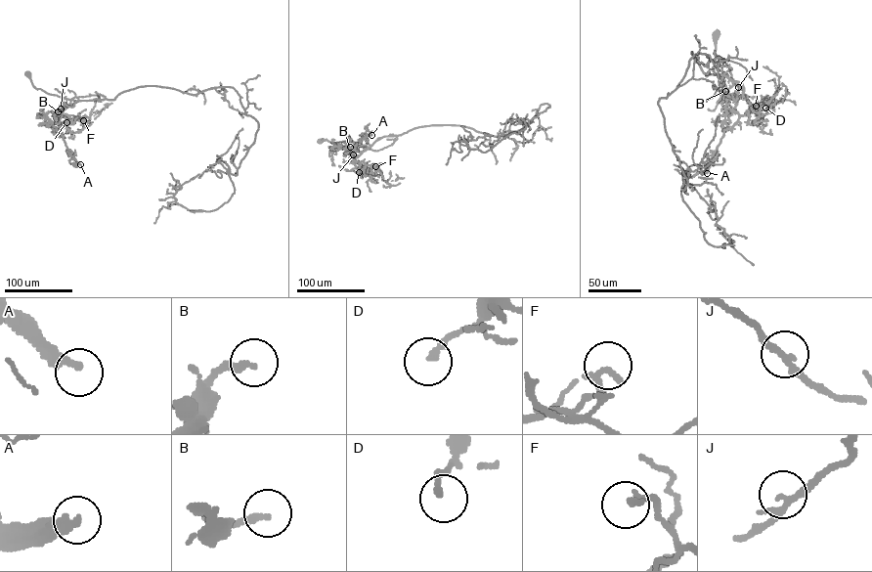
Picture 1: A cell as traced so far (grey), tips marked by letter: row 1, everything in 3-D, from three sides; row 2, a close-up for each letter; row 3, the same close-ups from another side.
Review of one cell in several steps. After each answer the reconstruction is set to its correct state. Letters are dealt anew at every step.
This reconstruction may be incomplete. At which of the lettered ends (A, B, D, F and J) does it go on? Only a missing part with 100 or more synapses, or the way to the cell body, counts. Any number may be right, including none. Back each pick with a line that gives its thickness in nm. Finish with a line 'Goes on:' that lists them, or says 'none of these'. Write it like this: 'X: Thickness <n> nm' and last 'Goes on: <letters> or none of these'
A: Thickness 320 nm
Goes on: A

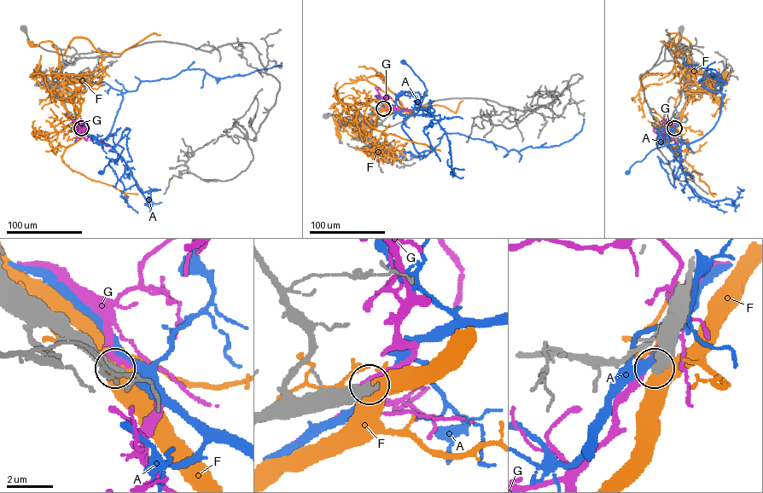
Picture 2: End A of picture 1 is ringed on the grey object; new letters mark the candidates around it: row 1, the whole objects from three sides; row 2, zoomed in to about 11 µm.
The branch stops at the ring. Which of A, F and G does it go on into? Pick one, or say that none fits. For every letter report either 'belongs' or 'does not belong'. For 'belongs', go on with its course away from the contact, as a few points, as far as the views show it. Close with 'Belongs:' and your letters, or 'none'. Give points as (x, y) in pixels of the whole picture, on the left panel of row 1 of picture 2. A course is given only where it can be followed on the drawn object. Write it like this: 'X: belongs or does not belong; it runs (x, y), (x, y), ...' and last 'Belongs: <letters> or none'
A: does not belong
F: does not belong
G: does not belong
Belongs: none

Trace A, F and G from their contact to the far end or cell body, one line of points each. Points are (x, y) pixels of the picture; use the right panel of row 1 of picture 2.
A: (674, 128), (672, 133), (681, 142), (680, 147), (673, 144), (655, 147), (642, 161), (635, 162), (627, 172)
F: (674, 127), (698, 85), (686, 55), (661, 41), (669, 46), (671, 43)
G: (674, 128), (671, 135), (676, 146)

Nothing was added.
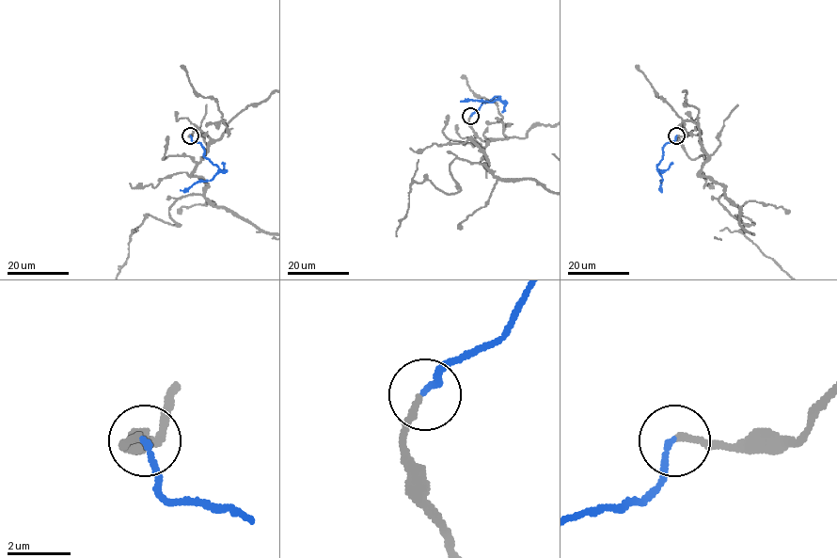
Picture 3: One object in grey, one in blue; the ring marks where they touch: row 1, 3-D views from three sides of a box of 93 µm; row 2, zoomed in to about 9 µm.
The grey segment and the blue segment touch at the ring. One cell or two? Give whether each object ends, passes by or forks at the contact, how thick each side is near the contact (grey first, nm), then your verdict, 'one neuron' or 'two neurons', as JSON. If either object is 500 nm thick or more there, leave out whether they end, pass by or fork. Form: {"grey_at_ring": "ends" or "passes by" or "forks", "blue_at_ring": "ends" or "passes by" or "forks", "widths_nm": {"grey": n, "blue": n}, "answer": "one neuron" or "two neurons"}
{"grey_at_ring": "ends", "blue_at_ring": "ends", "widths_nm": {"grey": 200, "blue": 190}, "answer": "one neuron"}

